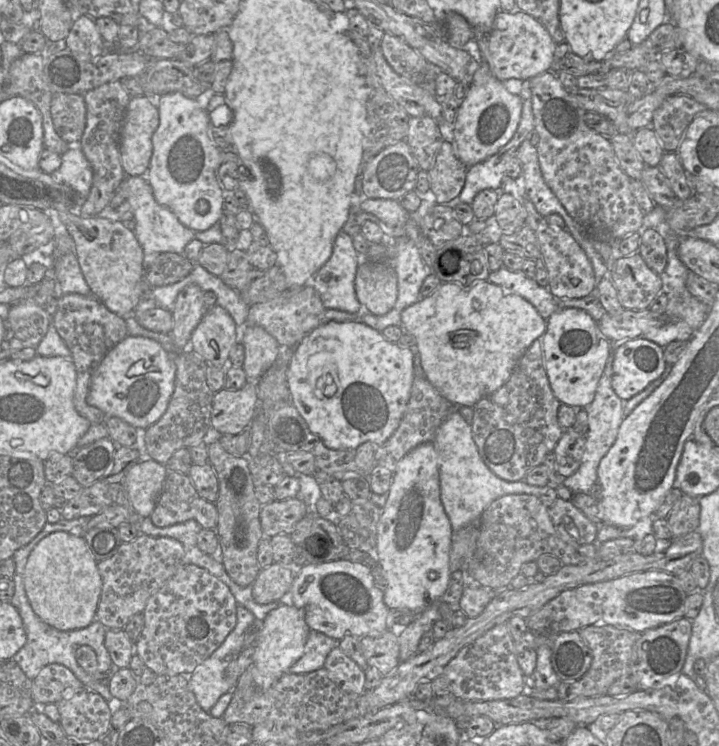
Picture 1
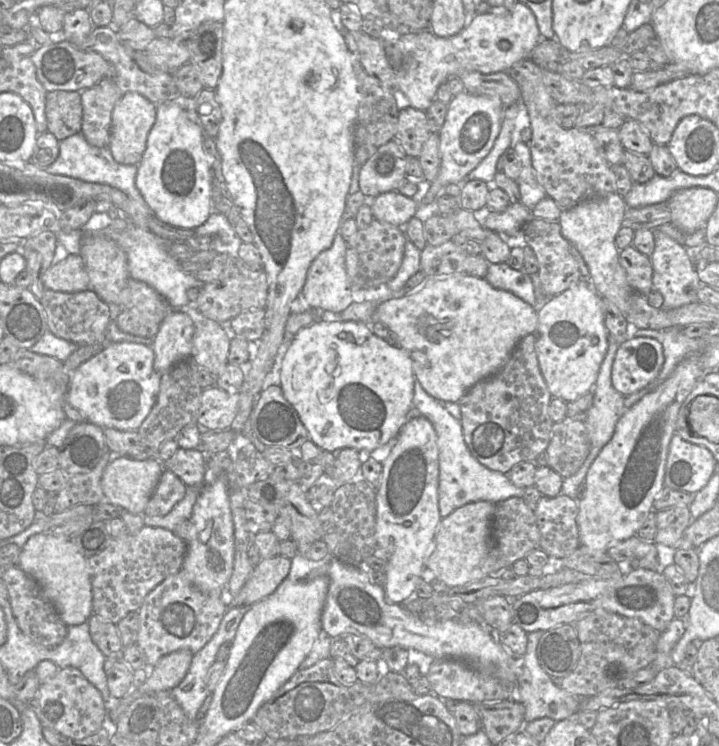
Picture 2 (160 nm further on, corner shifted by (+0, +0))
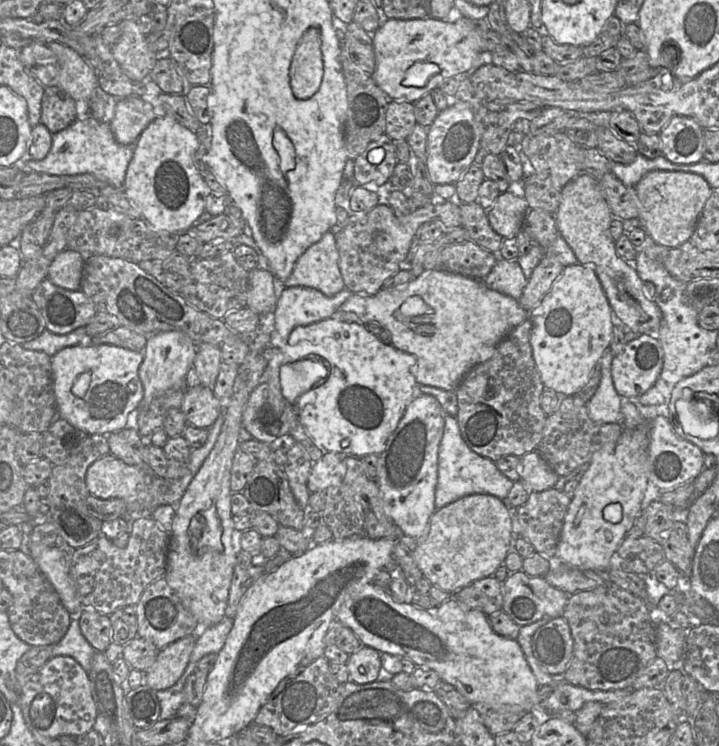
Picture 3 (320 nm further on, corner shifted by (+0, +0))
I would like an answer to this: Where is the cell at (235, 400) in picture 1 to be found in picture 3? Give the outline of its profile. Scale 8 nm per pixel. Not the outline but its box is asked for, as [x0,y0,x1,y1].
[180,385,222,428]

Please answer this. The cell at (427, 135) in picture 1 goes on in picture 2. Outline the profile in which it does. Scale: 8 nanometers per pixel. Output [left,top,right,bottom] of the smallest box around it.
[395,105,430,158]

